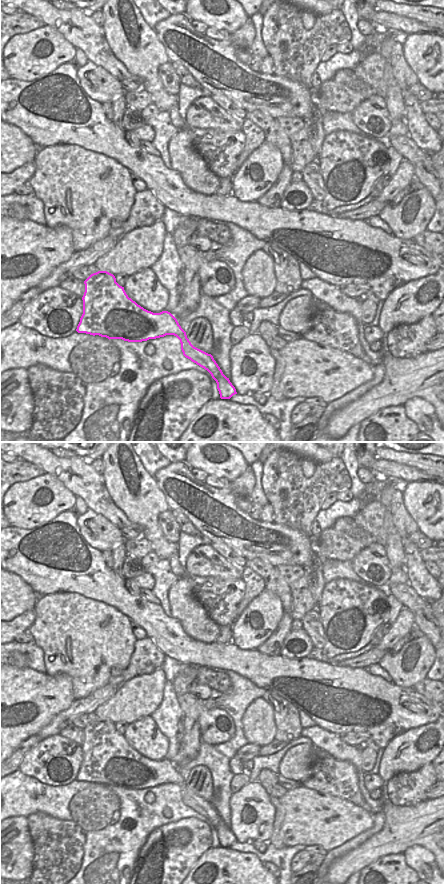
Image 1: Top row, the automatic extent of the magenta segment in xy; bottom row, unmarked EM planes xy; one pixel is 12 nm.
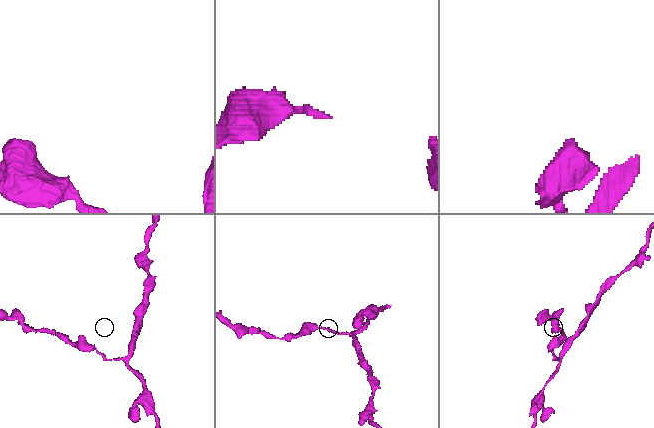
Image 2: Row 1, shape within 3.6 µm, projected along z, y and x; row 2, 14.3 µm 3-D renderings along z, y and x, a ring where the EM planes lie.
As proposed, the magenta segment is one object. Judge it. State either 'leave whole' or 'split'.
leave whole

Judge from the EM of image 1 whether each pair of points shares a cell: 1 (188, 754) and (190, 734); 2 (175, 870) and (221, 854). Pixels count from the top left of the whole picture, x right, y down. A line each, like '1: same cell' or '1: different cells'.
1: same cell
2: different cells

